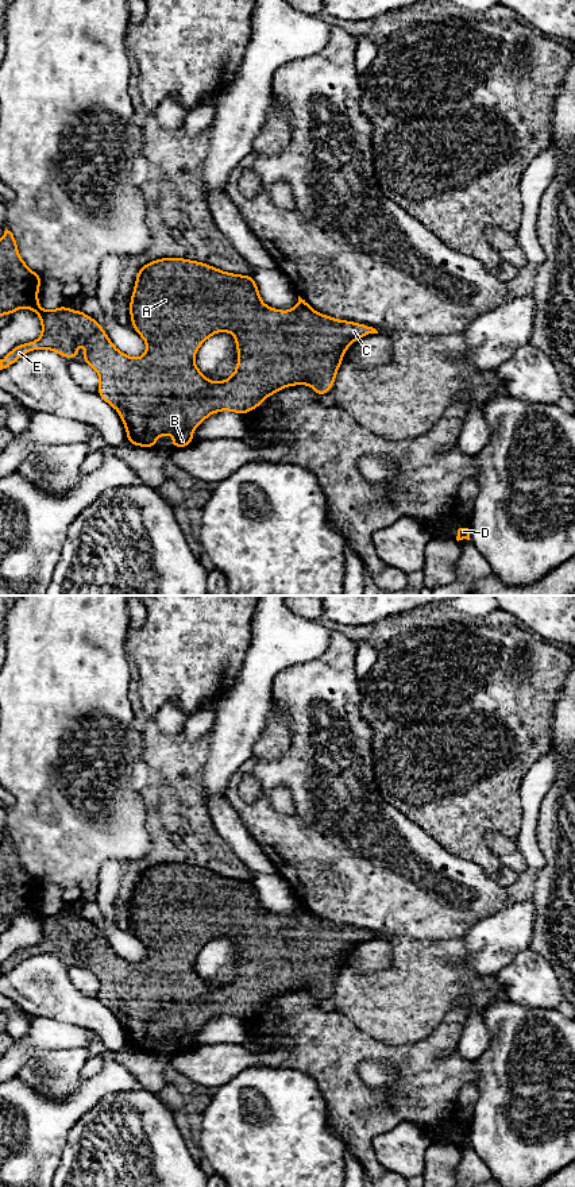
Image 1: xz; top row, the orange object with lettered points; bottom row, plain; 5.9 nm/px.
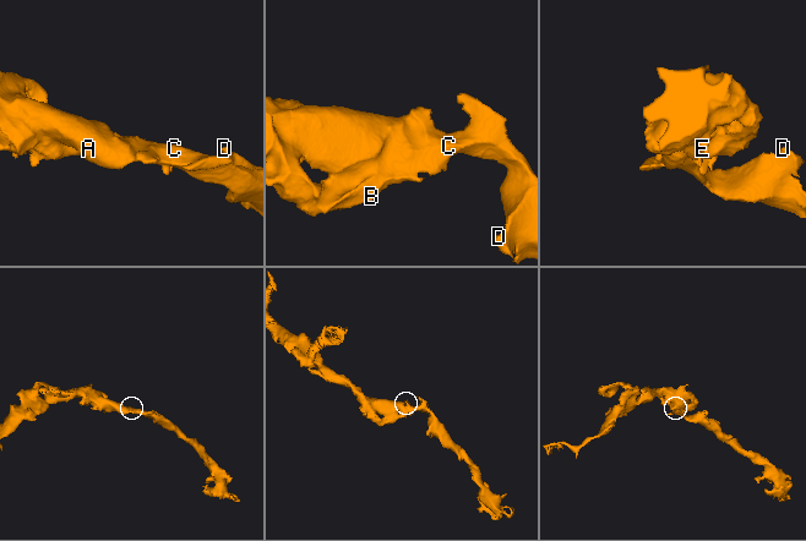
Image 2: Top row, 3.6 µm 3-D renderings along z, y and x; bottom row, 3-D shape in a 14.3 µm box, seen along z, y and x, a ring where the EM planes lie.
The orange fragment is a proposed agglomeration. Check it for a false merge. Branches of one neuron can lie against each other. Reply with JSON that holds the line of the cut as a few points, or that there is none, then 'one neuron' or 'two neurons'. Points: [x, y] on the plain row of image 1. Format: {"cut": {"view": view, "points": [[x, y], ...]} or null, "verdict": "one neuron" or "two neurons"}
{"cut": null, "verdict": "one neuron"}

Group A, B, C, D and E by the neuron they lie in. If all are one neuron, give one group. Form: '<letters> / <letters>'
A B C D E

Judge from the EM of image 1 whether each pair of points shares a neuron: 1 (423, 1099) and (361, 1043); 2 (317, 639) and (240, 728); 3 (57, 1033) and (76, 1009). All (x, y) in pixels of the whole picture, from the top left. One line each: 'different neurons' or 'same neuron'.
1: same neuron
2: same neuron
3: different neurons

